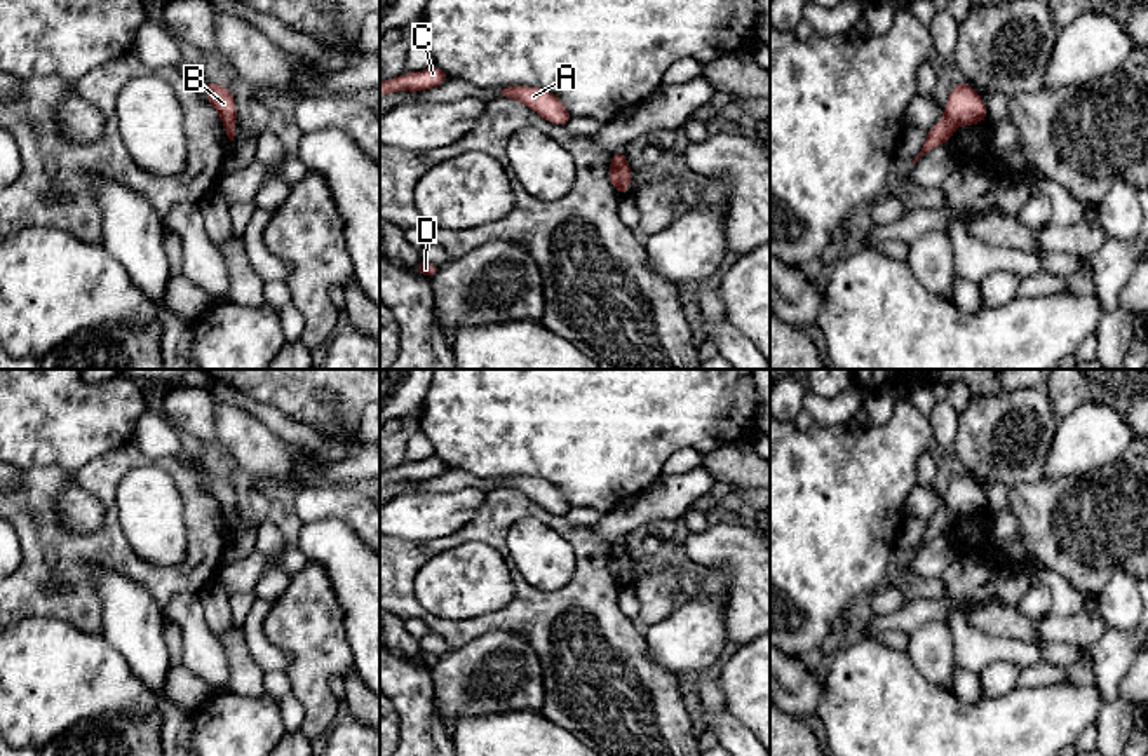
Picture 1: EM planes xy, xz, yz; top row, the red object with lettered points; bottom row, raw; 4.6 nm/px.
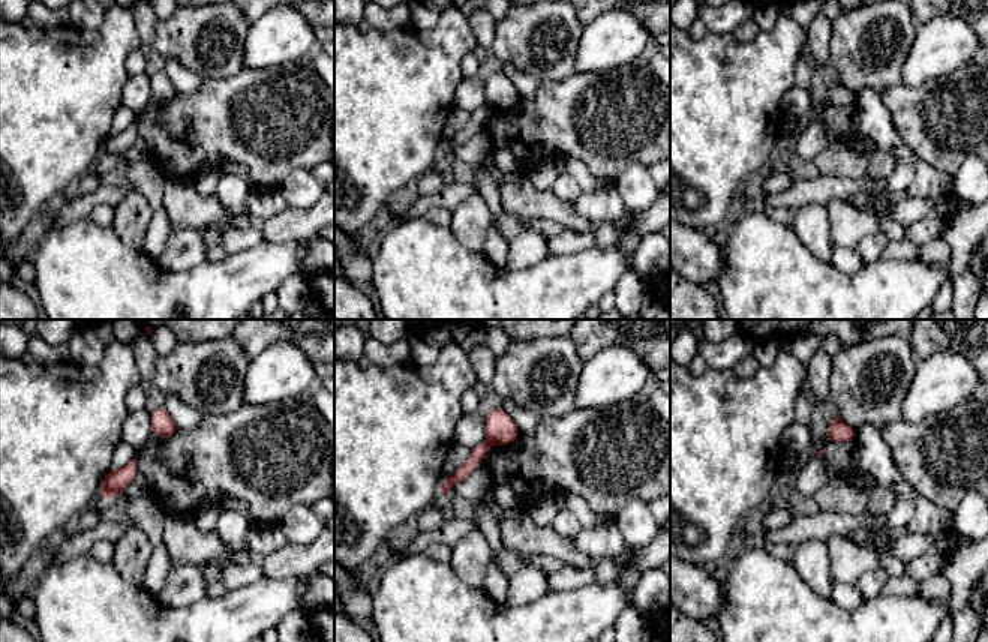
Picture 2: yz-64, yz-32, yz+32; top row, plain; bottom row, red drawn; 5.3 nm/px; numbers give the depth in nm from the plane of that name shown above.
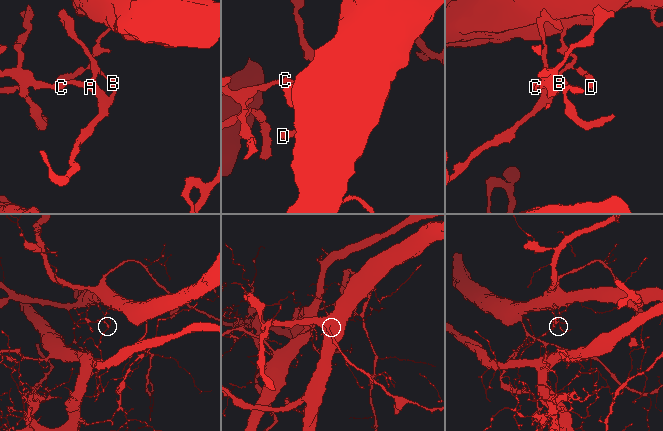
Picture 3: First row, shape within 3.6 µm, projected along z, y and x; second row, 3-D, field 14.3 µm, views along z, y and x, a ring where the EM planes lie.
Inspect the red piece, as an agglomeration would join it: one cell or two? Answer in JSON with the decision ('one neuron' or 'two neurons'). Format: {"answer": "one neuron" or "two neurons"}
{"answer": "two neurons"}

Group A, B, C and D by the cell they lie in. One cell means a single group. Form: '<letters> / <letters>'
A C / B D

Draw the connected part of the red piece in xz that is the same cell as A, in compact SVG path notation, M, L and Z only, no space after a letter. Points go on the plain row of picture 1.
M498 477L498 488L516 489L556 516L566 516L573 509L573 505L563 496L563 491L542 477Z

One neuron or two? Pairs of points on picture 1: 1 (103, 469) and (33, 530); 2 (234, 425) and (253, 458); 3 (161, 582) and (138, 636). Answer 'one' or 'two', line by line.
1: one
2: one
3: two

